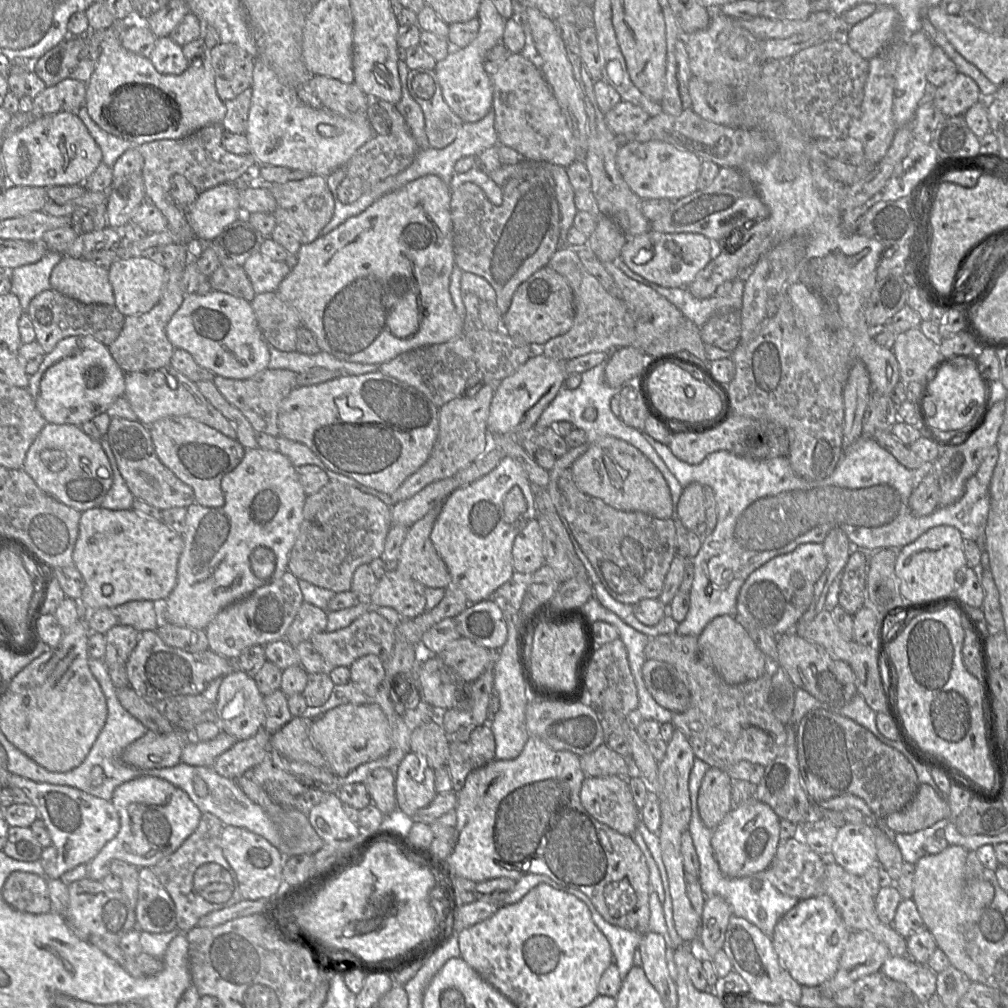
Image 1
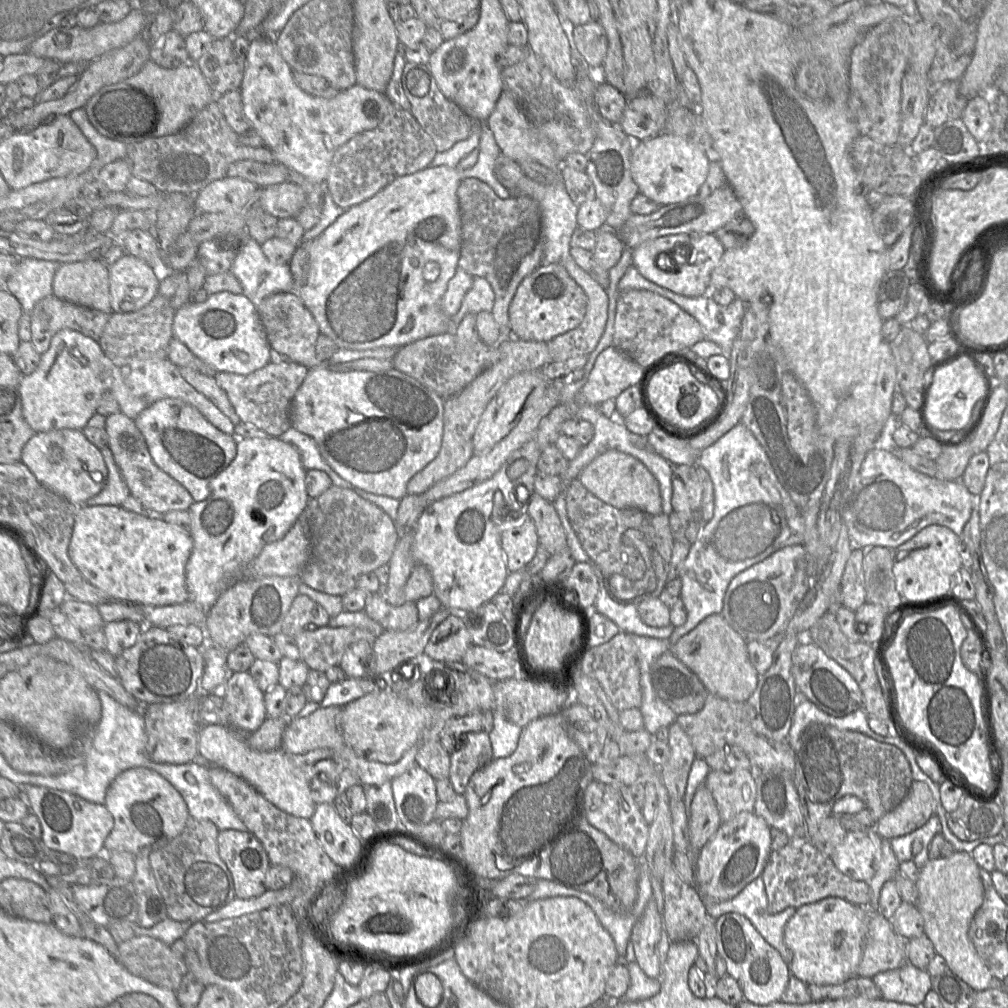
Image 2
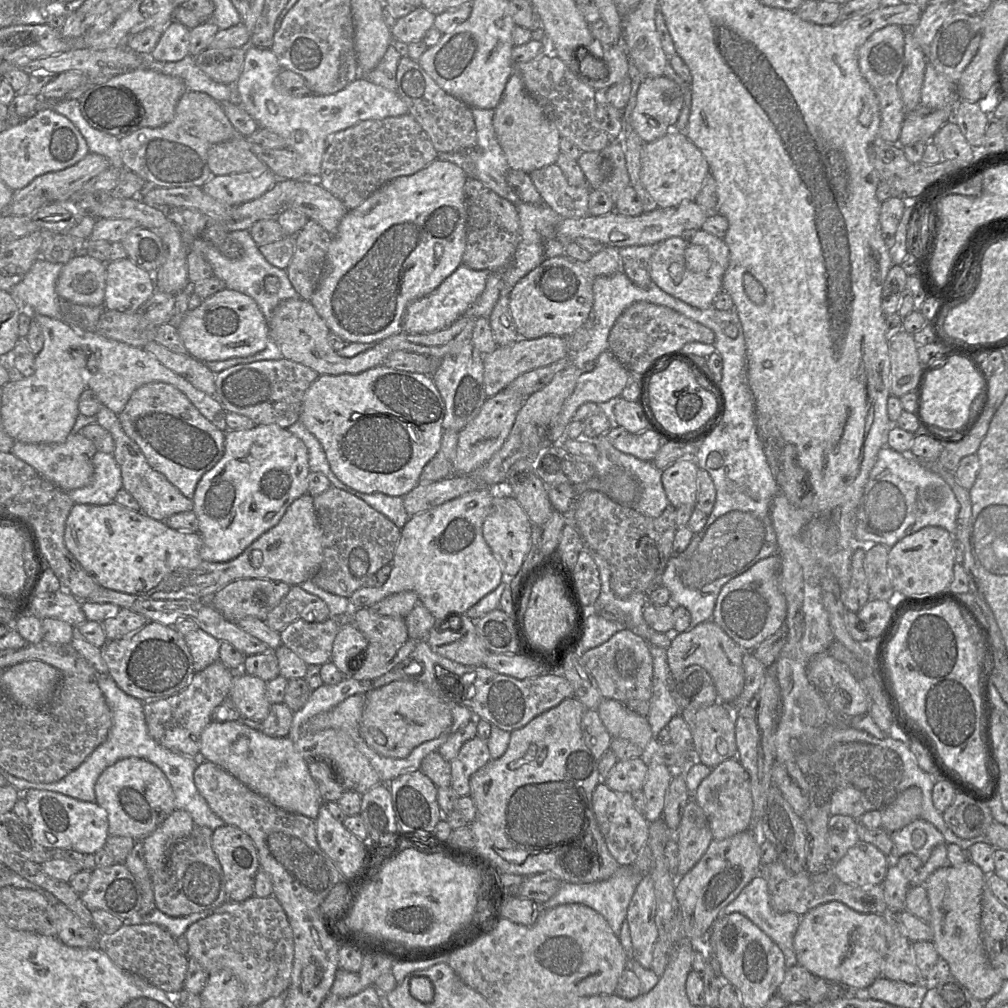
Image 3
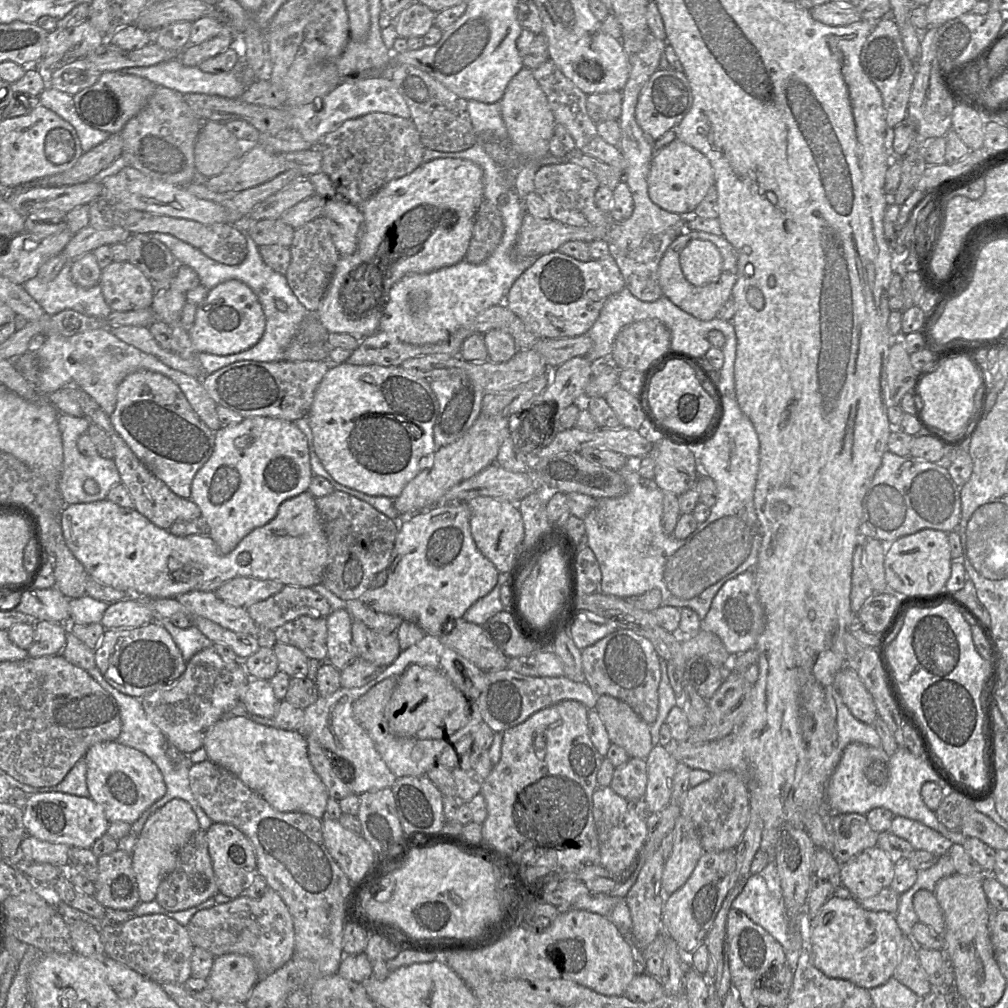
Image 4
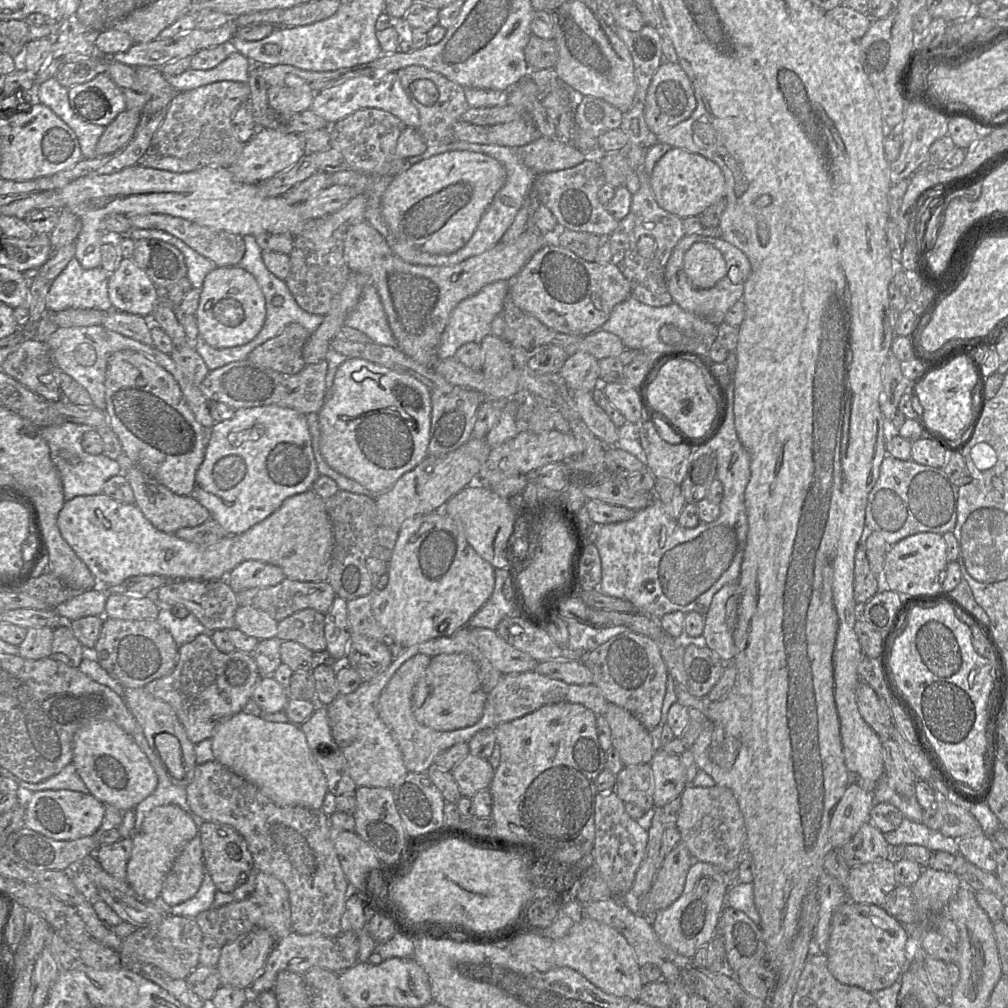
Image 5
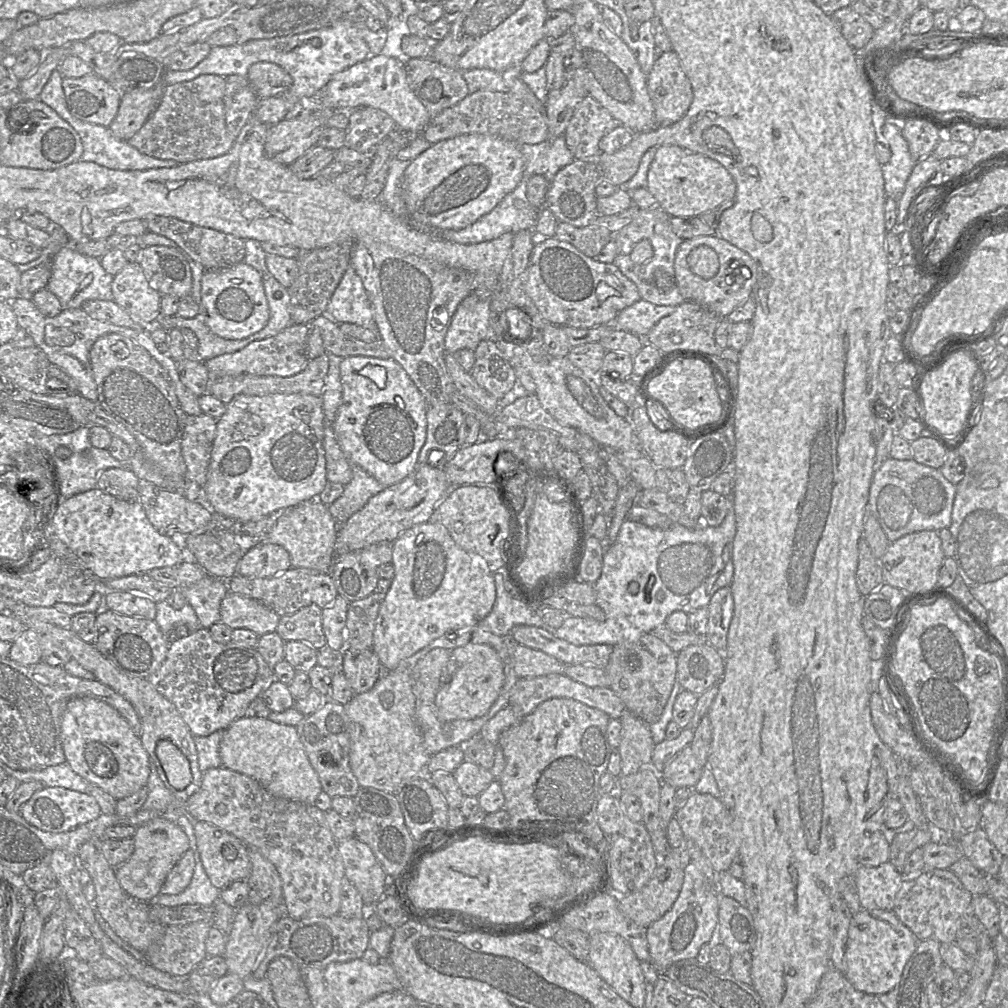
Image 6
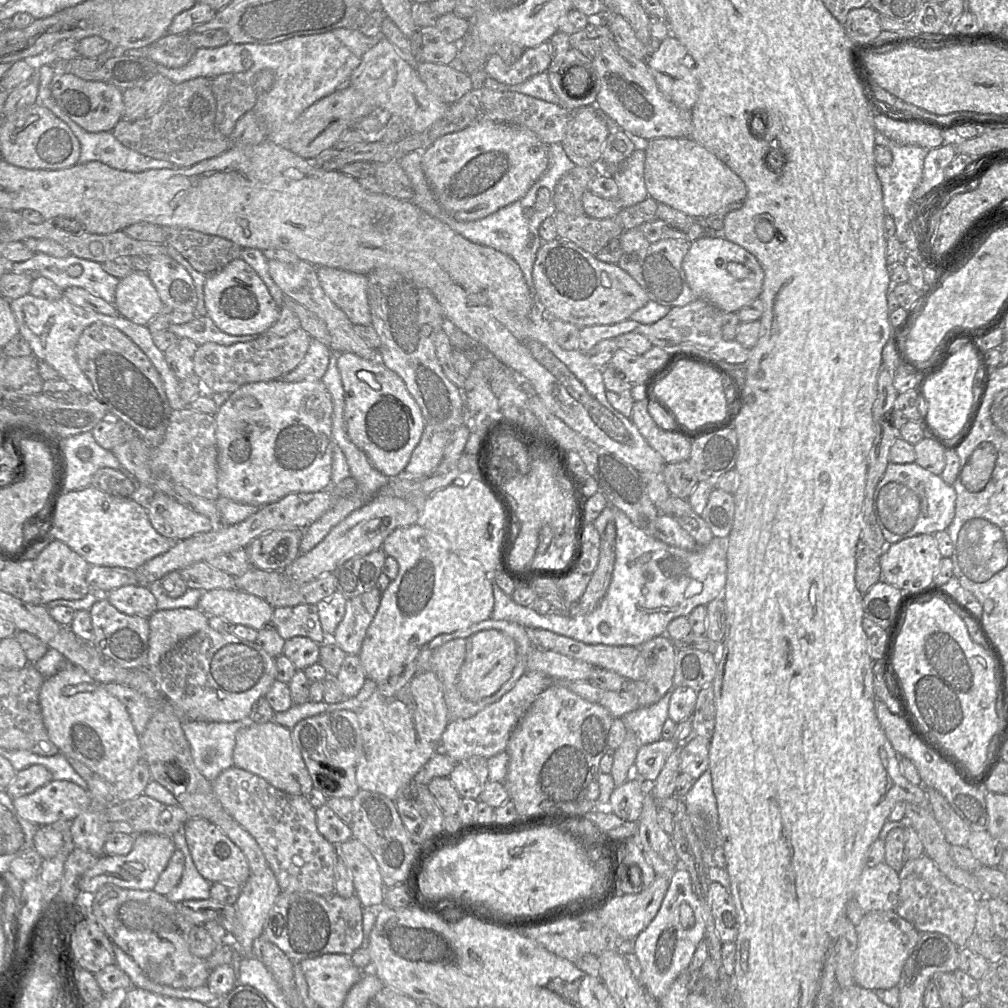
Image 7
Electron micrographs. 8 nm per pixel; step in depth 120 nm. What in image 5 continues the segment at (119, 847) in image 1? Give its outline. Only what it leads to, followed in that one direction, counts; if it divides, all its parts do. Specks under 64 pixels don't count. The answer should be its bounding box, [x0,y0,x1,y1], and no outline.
[72,720,158,812]

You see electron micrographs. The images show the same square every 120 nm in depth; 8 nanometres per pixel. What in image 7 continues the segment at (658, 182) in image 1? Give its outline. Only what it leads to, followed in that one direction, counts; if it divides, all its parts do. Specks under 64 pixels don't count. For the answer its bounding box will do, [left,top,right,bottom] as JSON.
[644,138,747,220]

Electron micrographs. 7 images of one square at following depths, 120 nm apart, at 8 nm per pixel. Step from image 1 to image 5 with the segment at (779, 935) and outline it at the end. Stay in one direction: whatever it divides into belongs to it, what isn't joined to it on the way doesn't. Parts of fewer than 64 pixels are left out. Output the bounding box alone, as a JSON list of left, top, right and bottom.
[826,901,910,992]

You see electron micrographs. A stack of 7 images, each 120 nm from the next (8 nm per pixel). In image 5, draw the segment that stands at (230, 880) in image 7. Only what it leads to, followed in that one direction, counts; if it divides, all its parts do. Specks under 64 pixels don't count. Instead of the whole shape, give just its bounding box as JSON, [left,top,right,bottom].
[198,822,254,894]

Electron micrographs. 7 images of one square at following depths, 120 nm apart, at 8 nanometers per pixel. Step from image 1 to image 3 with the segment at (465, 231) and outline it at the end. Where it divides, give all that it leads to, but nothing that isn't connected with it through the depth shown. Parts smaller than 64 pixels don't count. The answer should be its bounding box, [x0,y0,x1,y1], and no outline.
[462,177,520,346]

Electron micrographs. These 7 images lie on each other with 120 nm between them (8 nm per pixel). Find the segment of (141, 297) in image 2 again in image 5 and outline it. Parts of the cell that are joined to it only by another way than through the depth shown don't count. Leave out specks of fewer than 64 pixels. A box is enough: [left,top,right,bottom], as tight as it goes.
[108,258,159,319]

